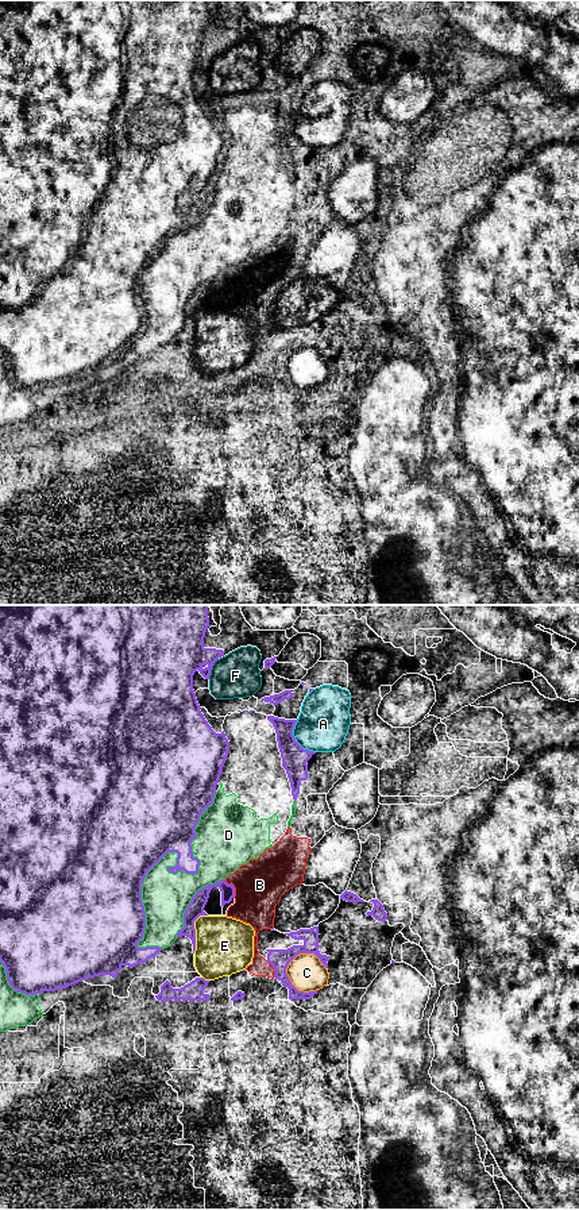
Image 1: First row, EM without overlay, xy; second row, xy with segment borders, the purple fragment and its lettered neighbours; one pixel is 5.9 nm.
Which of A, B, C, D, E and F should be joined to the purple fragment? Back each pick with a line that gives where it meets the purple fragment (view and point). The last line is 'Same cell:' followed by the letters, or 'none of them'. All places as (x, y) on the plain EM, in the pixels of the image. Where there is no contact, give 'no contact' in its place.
Same cell: none of them

